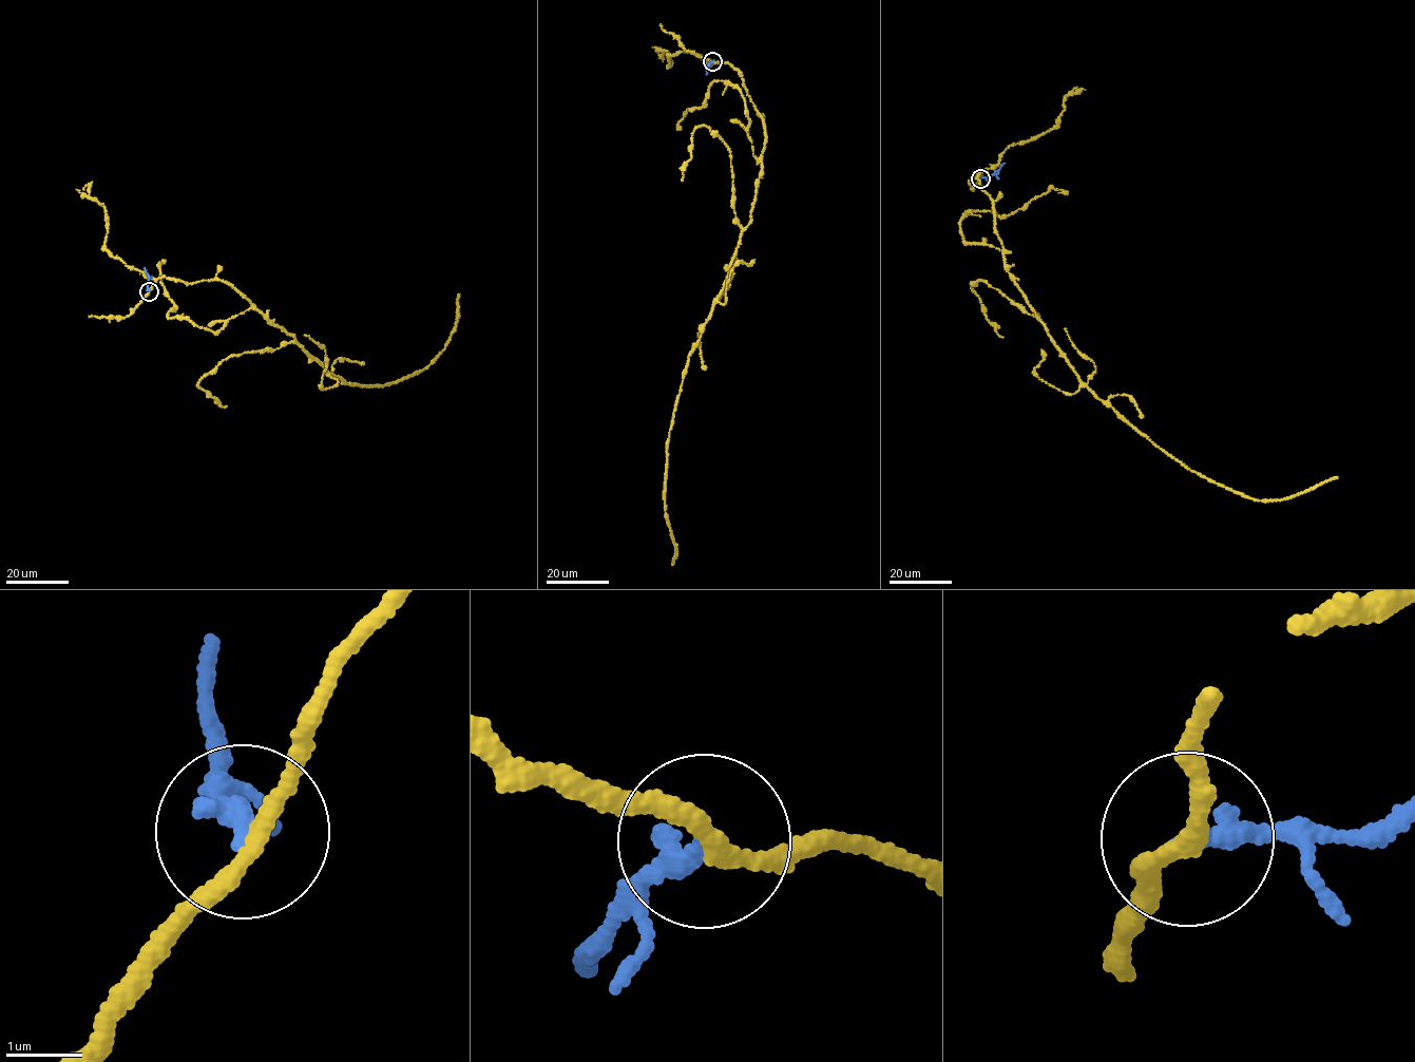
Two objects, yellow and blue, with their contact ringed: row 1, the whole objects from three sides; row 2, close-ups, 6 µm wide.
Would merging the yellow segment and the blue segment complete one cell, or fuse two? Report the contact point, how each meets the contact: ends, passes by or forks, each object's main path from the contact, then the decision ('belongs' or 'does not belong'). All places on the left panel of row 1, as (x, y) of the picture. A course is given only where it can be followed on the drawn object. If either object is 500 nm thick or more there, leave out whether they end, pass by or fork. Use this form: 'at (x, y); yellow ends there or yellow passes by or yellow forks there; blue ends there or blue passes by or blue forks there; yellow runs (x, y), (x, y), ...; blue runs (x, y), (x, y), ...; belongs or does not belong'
at (149, 291); yellow passes by; blue ends there; yellow runs (149, 291), (165, 277), (222, 280), (327, 372), (370, 385), (433, 361), (454, 330), (459, 294); blue runs (149, 291), (146, 267); does not belong

